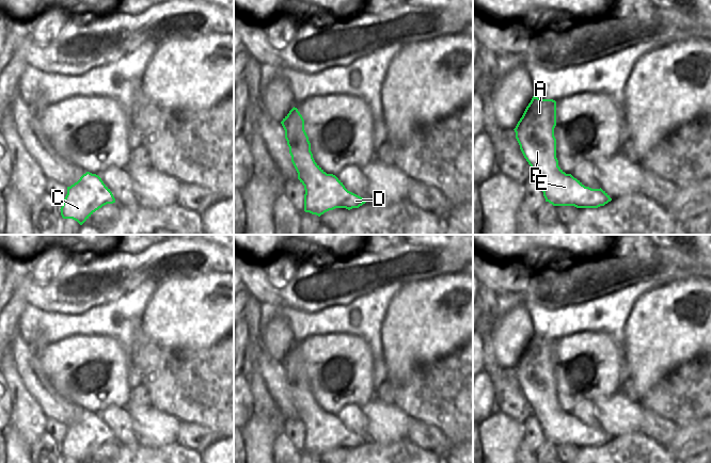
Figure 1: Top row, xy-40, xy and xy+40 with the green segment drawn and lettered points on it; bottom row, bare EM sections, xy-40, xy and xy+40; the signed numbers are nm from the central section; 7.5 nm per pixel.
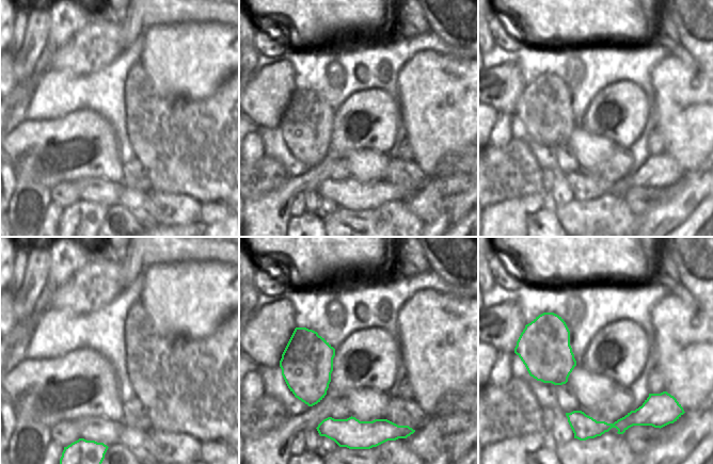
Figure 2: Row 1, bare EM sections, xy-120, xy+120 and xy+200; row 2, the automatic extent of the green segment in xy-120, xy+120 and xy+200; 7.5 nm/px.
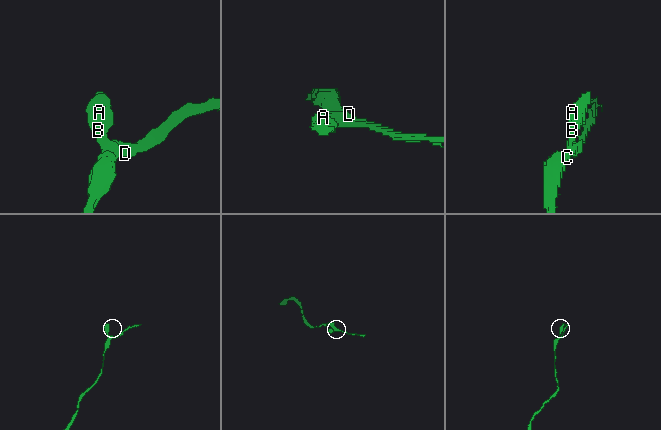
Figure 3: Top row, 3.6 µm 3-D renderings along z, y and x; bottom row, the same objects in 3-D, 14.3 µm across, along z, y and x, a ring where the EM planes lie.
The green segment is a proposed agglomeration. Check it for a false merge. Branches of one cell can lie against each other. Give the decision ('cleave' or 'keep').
keep

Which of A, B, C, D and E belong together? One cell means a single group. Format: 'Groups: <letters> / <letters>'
Groups: A B C D E

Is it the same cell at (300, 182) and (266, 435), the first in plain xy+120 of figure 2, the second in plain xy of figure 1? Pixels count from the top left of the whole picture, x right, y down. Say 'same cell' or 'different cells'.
same cell

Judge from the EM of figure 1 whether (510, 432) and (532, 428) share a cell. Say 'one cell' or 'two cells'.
two cells

